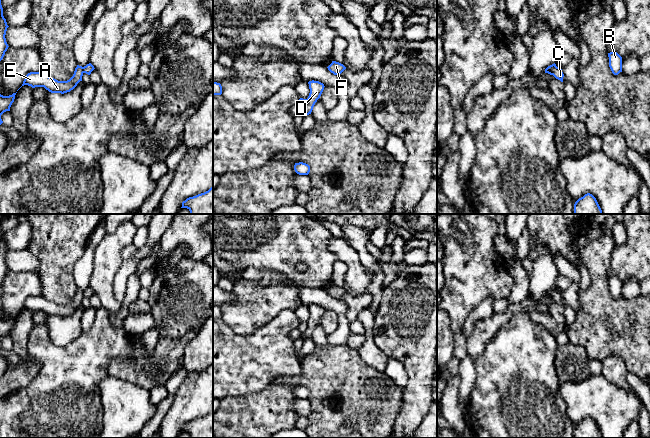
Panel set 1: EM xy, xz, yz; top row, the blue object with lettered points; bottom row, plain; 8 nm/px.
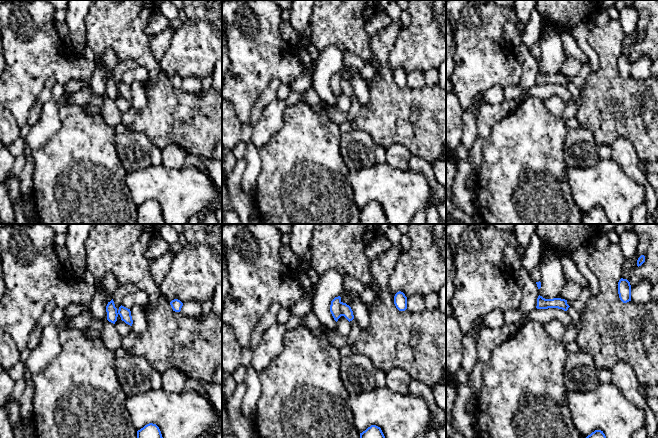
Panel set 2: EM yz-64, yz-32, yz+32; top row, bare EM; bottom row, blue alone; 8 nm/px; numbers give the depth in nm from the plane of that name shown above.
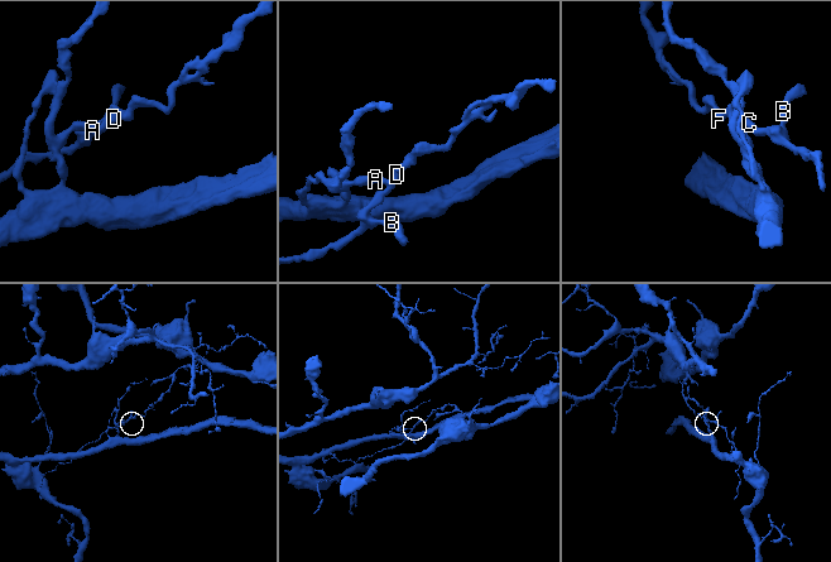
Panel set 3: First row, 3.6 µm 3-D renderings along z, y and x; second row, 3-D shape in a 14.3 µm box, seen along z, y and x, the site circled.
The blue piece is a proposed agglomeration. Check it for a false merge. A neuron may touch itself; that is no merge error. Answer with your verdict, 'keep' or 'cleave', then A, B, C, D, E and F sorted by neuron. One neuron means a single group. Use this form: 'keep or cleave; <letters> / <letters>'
cleave; A E / B C D F

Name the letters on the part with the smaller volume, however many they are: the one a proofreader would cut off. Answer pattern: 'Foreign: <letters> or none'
Foreign: B, C, D, F

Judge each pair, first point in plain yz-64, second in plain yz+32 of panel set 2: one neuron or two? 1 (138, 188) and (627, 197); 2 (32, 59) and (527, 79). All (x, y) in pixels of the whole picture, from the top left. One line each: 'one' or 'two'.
1: one
2: two

